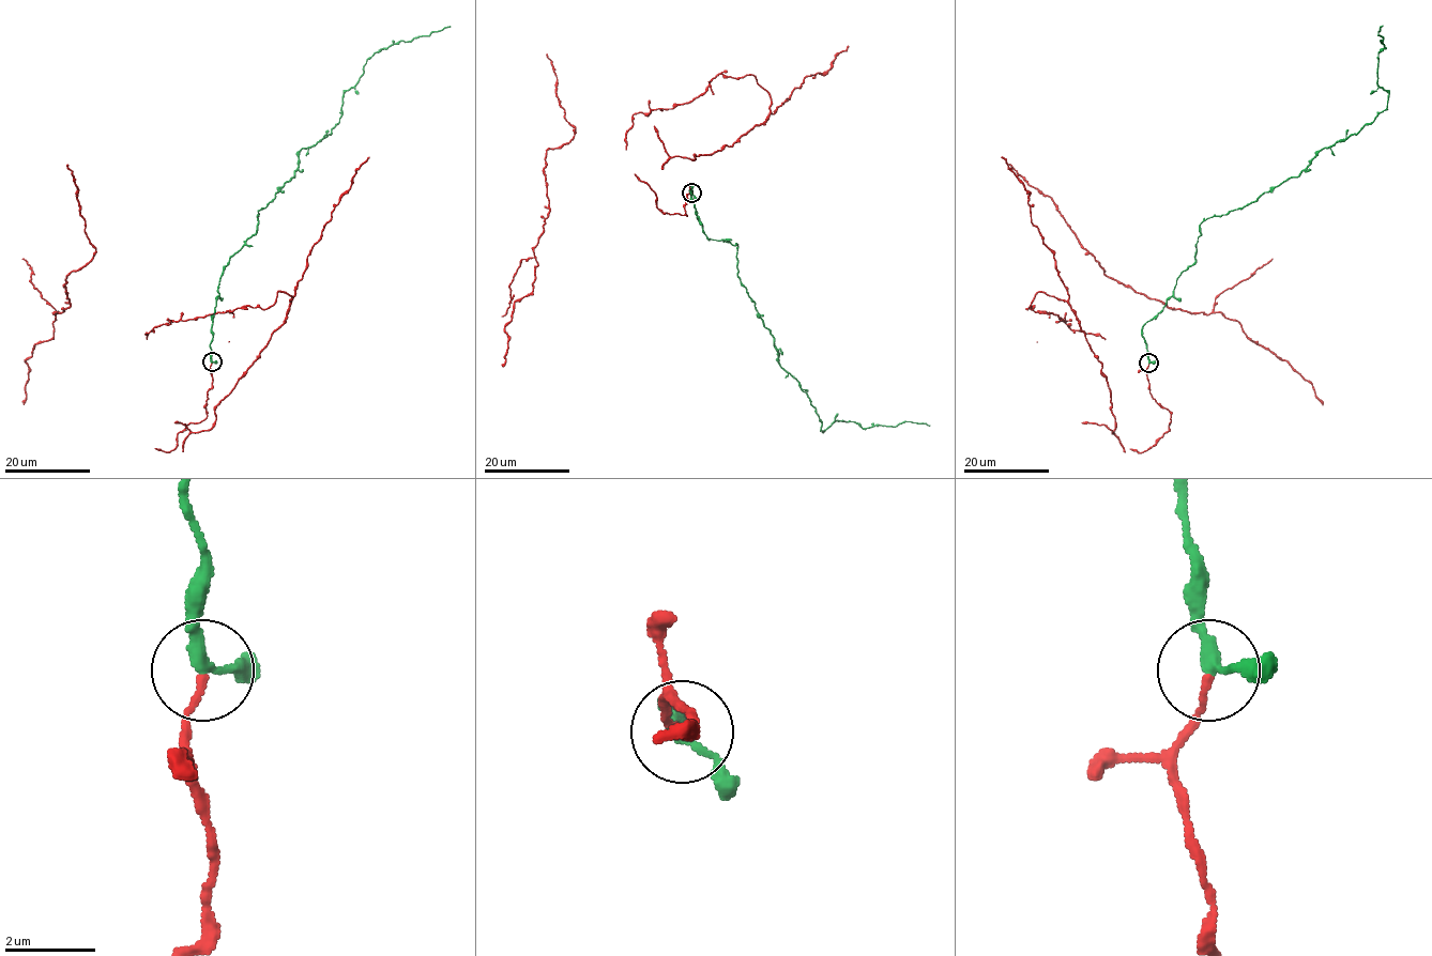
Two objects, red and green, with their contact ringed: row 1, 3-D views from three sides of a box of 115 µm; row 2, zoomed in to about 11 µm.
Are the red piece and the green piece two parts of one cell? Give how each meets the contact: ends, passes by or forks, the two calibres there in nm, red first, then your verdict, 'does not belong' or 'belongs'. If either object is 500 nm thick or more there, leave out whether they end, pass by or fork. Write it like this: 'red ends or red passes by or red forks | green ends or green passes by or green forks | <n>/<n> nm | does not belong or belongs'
red ends | green passes by | 150/240 nm | belongs

